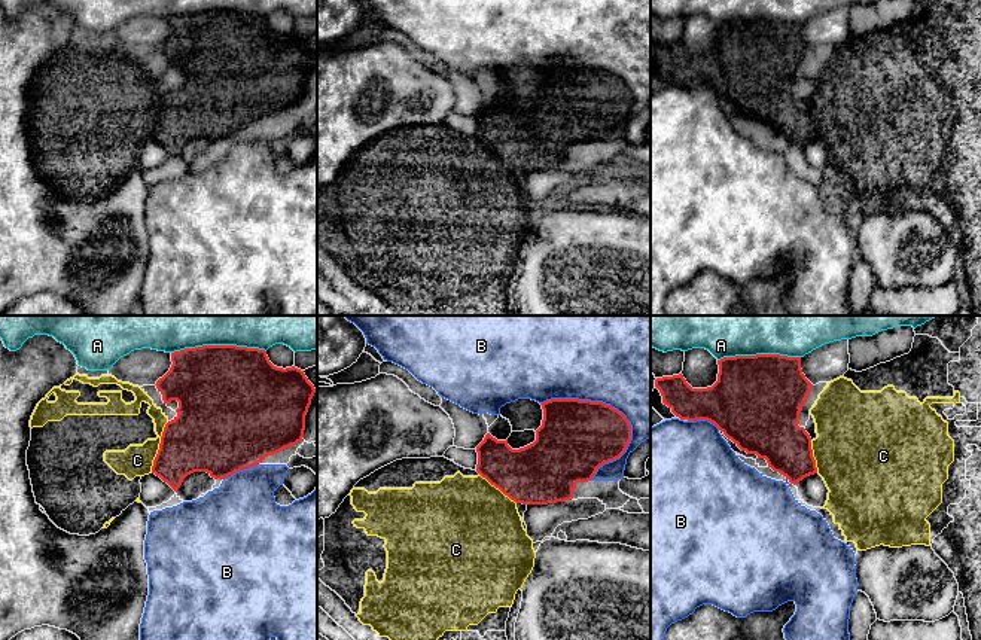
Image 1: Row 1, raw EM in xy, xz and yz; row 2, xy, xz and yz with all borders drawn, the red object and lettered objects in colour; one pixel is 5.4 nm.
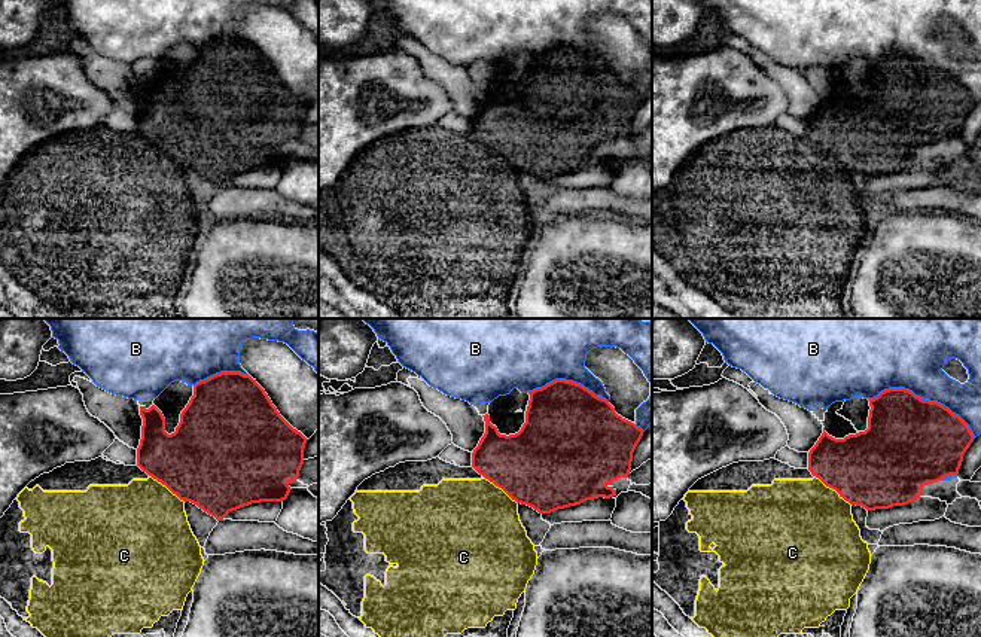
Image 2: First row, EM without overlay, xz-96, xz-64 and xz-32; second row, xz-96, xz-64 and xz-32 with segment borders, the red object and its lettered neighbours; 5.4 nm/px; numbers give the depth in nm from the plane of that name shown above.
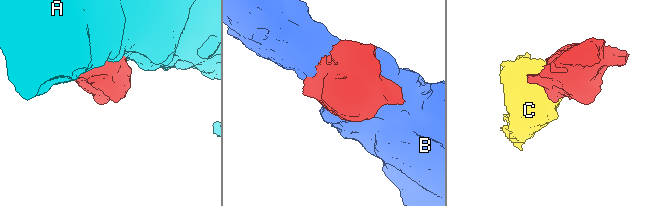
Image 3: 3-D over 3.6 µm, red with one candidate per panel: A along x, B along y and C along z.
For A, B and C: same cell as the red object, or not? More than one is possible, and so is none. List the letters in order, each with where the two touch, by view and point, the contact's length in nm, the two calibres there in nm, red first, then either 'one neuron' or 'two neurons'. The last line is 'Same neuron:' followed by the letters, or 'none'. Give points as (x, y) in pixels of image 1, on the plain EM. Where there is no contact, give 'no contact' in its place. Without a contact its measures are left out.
A: contact xy (218, 12); length 500 nm; calibres 500 and 100 nm; two neurons
B: contact xz (594, 69); length 550 nm; calibres 400 and 420 nm; two neurons
C: contact xy (160, 113); length 300 nm; calibres 380 and 170 nm; one neuron
Same neuron: C

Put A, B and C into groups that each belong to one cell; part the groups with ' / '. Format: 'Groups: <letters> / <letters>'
Groups: A / B / C

